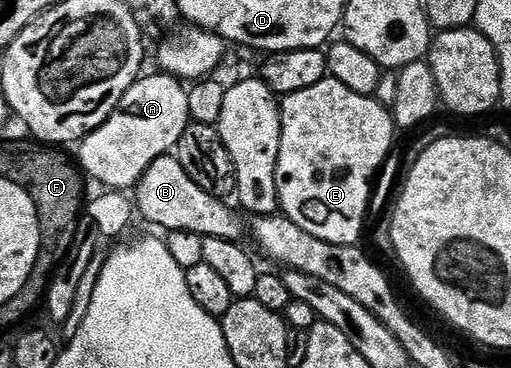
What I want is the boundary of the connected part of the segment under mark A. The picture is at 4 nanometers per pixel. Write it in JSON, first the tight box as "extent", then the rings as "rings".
{"extent":[76,72,192,192],"rings":[[[165,72],[157,73],[139,77],[132,88],[124,92],[112,116],[82,139],[77,147],[76,158],[81,169],[102,185],[99,187],[114,192],[129,191],[129,186],[130,189],[137,187],[146,169],[157,158],[169,155],[190,125],[192,119],[188,112],[187,87]]]}

